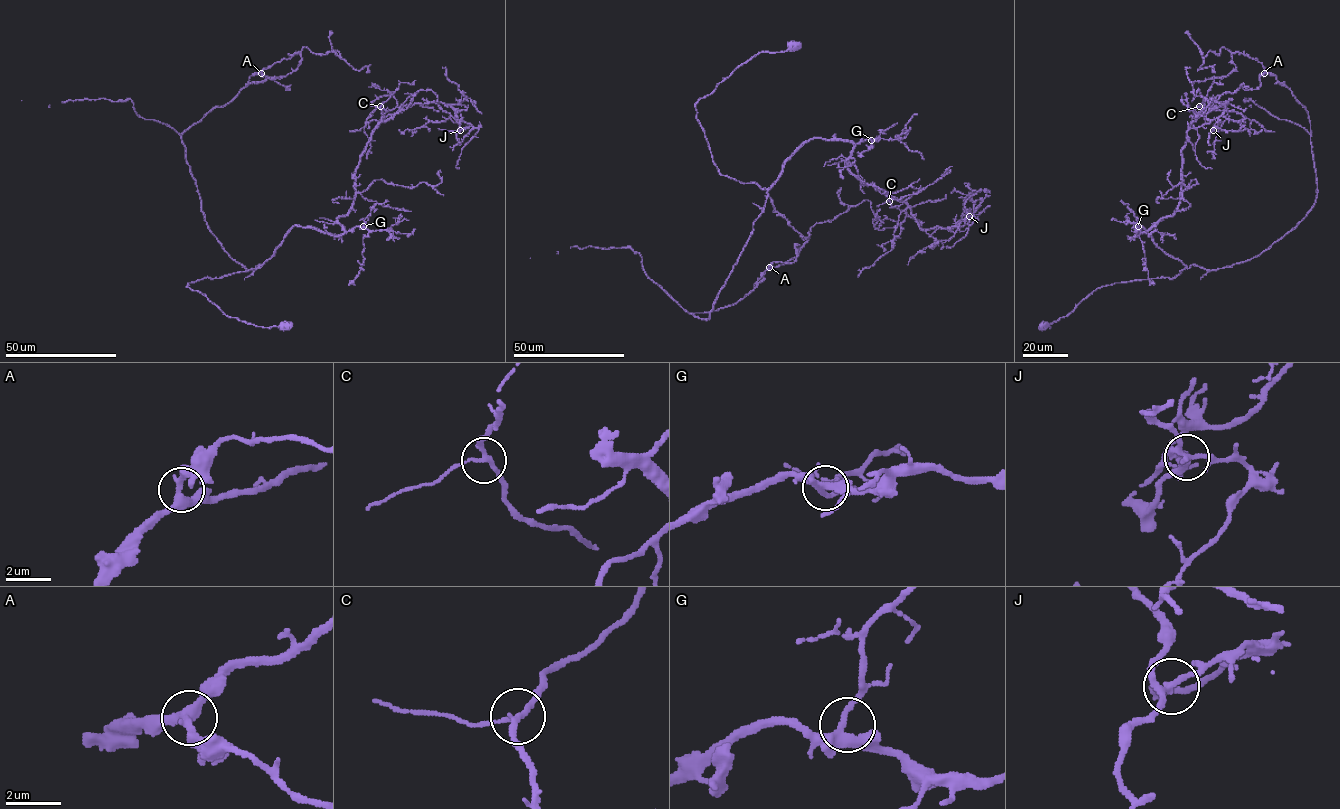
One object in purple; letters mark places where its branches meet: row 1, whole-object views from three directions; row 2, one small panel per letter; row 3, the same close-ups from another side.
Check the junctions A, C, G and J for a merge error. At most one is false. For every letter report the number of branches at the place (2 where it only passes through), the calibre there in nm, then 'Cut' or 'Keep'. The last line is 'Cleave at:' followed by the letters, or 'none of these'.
A: Branches: 3. Thickness 300 nm. Keep
C: Branches: 3. Thickness 170 nm. Keep
G: Branches: 3. Thickness 240 nm. Keep
J: Branches: 3. Thickness 200 nm. Keep
Cleave at: none of these

